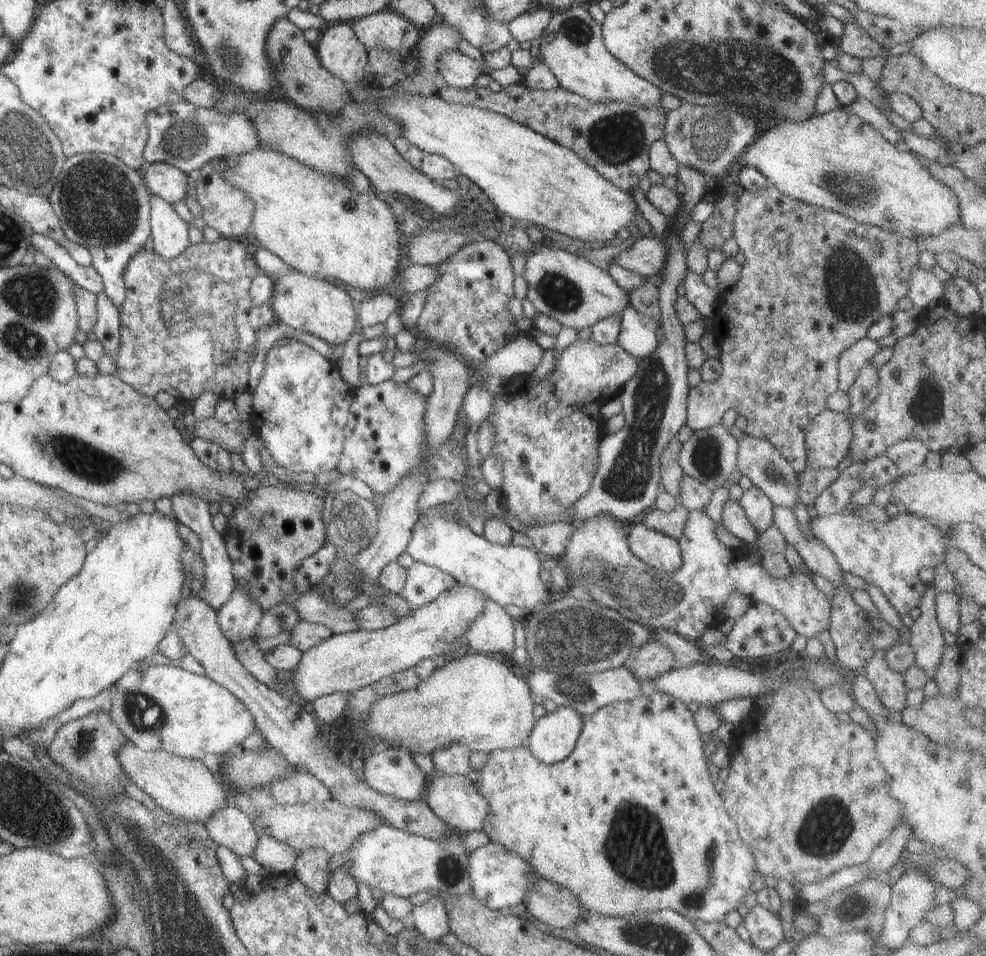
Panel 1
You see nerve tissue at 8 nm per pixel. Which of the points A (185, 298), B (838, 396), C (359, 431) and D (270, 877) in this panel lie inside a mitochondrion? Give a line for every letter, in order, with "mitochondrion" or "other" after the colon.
A: mitochondrion
B: other
C: other
D: other

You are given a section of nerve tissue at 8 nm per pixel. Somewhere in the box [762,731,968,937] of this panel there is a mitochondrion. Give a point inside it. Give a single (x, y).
(830, 829)

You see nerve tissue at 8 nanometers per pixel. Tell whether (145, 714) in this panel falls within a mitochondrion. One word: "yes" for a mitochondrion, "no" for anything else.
yes

